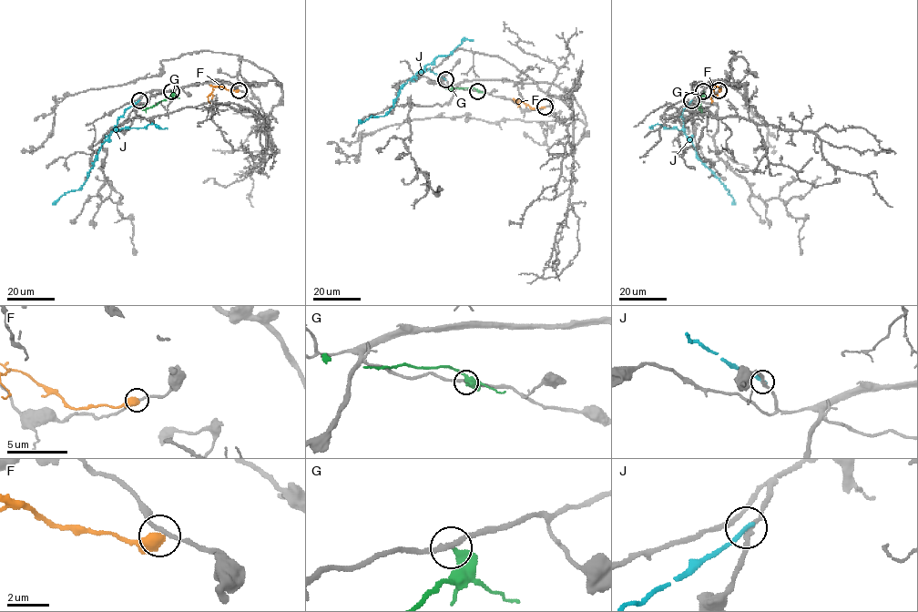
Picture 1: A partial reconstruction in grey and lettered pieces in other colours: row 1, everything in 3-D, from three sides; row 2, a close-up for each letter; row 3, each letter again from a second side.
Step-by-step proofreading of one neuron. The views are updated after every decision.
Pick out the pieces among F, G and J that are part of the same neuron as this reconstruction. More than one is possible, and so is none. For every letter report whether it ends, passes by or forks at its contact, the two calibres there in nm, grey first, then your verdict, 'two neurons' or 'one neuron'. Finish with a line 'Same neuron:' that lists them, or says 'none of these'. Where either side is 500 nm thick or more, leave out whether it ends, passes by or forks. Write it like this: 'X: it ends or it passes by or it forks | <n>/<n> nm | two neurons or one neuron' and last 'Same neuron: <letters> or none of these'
F: 190/600 nm | two neurons
G: it ends | 240/320 nm | two neurons
J: it ends | 180/280 nm | two neurons
Same neuron: none of these

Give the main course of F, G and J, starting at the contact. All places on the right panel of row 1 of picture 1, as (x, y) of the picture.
F: (719, 90), (716, 86), (713, 86), (711, 102)
G: (703, 91), (700, 107)
J: (691, 100), (682, 115), (684, 131), (698, 158), (729, 190), (735, 204)

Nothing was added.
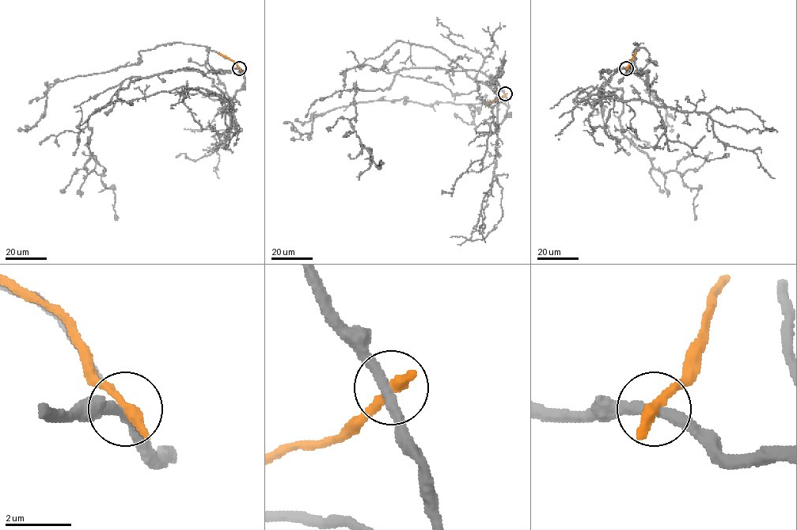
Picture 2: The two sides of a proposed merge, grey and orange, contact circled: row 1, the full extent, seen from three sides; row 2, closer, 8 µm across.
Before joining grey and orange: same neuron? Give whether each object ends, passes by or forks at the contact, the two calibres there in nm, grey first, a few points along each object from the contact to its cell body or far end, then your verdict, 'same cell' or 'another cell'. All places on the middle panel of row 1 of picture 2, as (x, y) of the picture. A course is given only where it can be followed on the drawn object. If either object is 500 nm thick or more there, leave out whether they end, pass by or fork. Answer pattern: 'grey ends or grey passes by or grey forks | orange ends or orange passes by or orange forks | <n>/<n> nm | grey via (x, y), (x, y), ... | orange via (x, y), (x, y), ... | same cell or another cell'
grey passes by | orange ends | 320/400 nm | grey via (505, 94), (480, 71), (440, 67), (402, 68), (383, 90), (355, 87), (351, 126), (376, 166), (384, 162) | orange via (505, 94), (483, 103) | another cell

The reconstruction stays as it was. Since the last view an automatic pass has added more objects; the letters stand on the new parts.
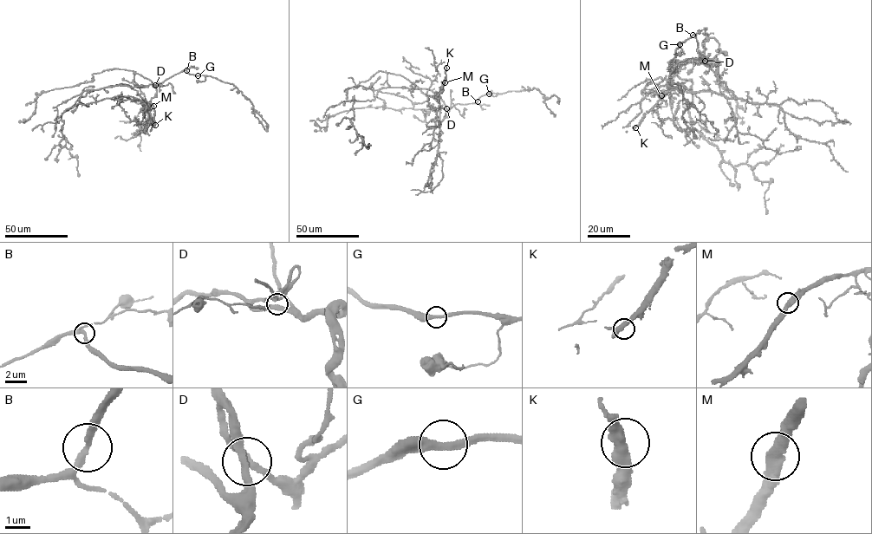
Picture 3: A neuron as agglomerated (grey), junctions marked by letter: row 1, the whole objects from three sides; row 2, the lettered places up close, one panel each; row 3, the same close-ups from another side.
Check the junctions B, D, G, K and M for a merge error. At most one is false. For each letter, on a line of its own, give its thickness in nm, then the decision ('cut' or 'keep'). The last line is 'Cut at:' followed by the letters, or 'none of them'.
B: calibre 280 nm; keep
D: calibre 320 nm; keep
G: calibre 340 nm; keep
K: calibre 440 nm; keep
M: calibre 380 nm; keep
Cut at: none of them

